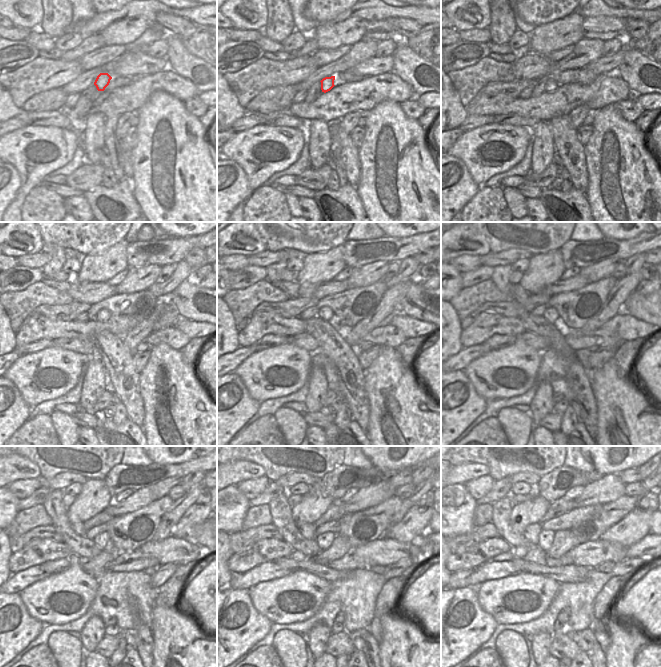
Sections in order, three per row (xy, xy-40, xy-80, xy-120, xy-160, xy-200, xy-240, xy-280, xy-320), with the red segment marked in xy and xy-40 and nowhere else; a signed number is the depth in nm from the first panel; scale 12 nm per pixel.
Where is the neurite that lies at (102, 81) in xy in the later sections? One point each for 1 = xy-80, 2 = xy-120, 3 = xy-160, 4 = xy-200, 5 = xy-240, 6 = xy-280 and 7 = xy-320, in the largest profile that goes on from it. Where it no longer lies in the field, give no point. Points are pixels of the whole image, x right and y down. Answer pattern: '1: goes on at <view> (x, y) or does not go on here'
1: goes on at xy-80 (551, 86)
2: goes on at xy-120 (102, 315)
3: goes on at xy-160 (326, 314)
4: goes on at xy-200 (550, 314)
5: goes on at xy-240 (102, 540)
6: goes on at xy-280 (324, 541)
7: goes on at xy-320 (545, 539)

